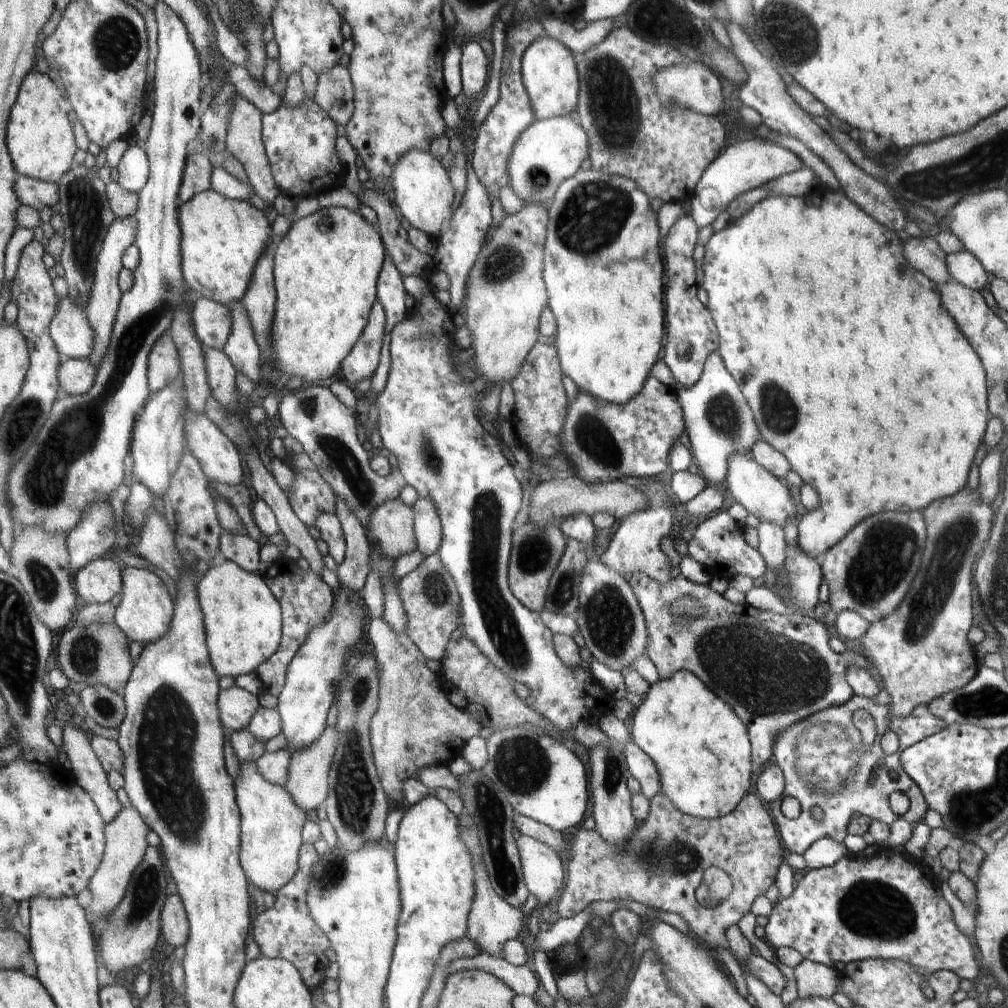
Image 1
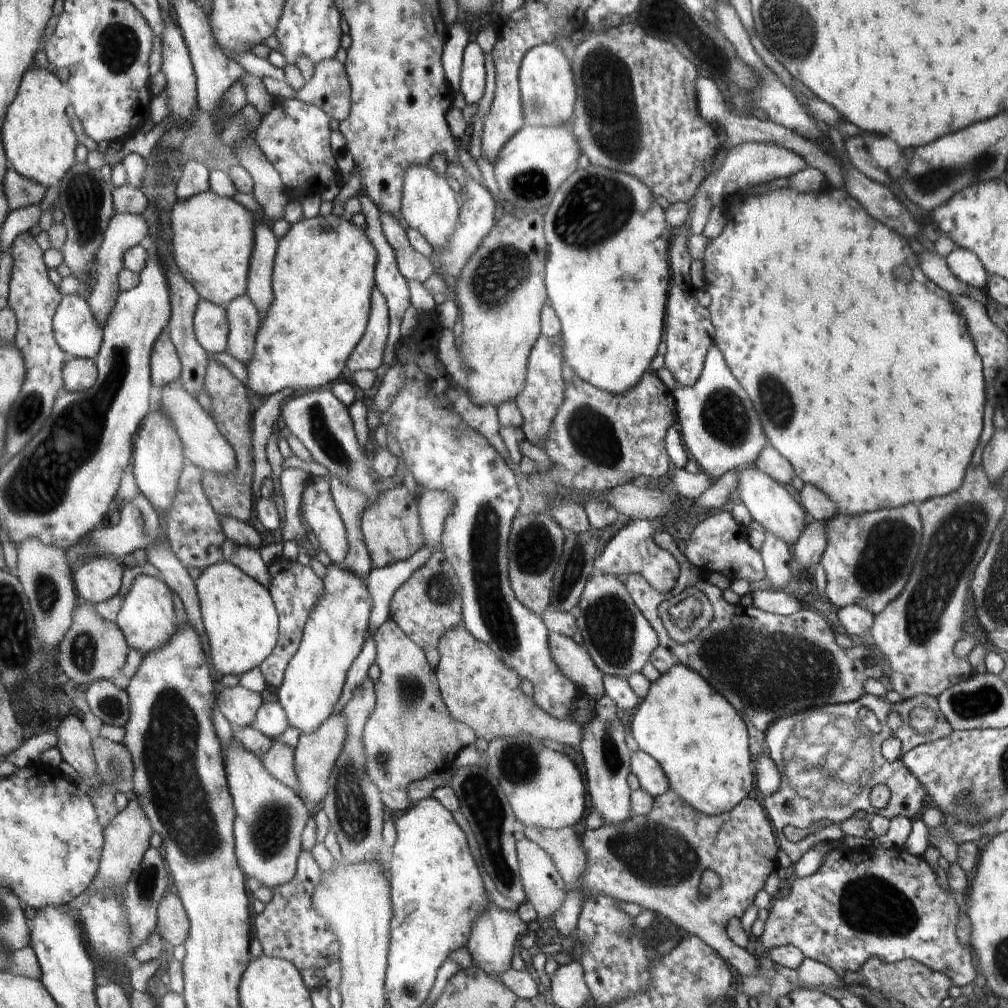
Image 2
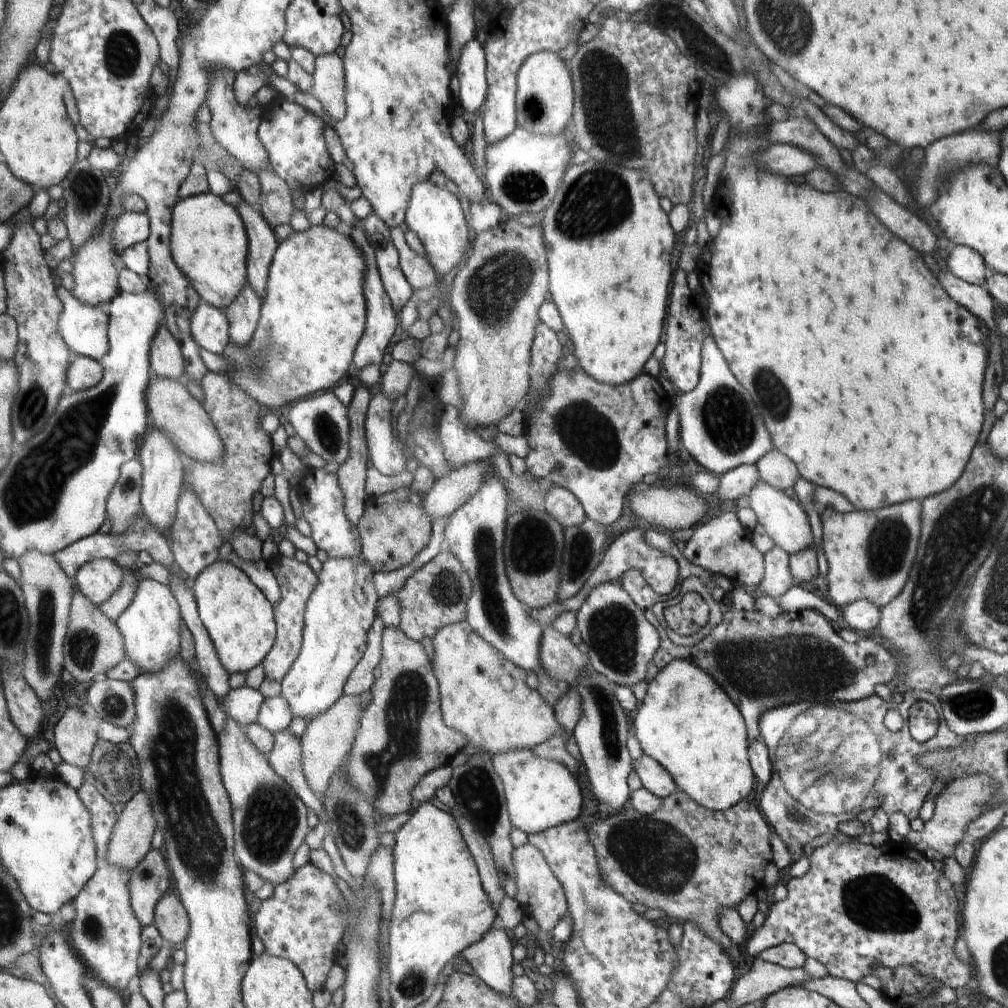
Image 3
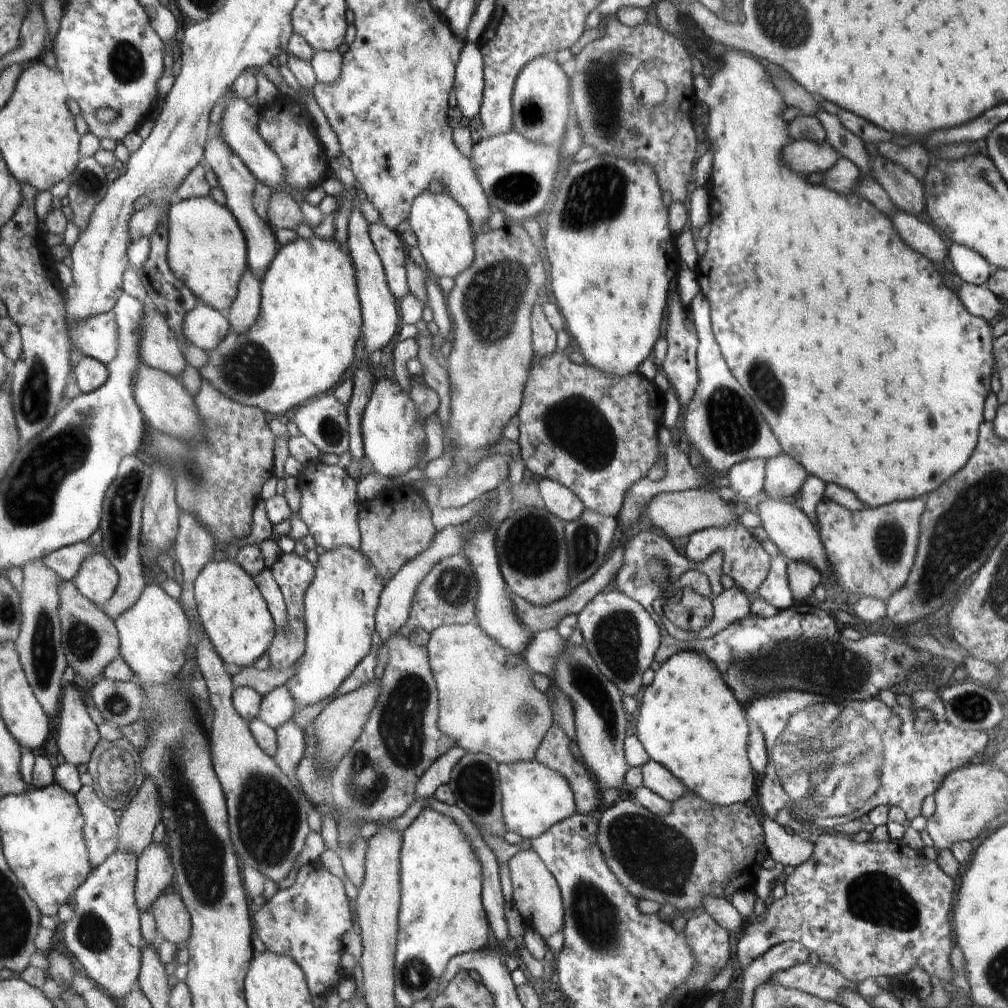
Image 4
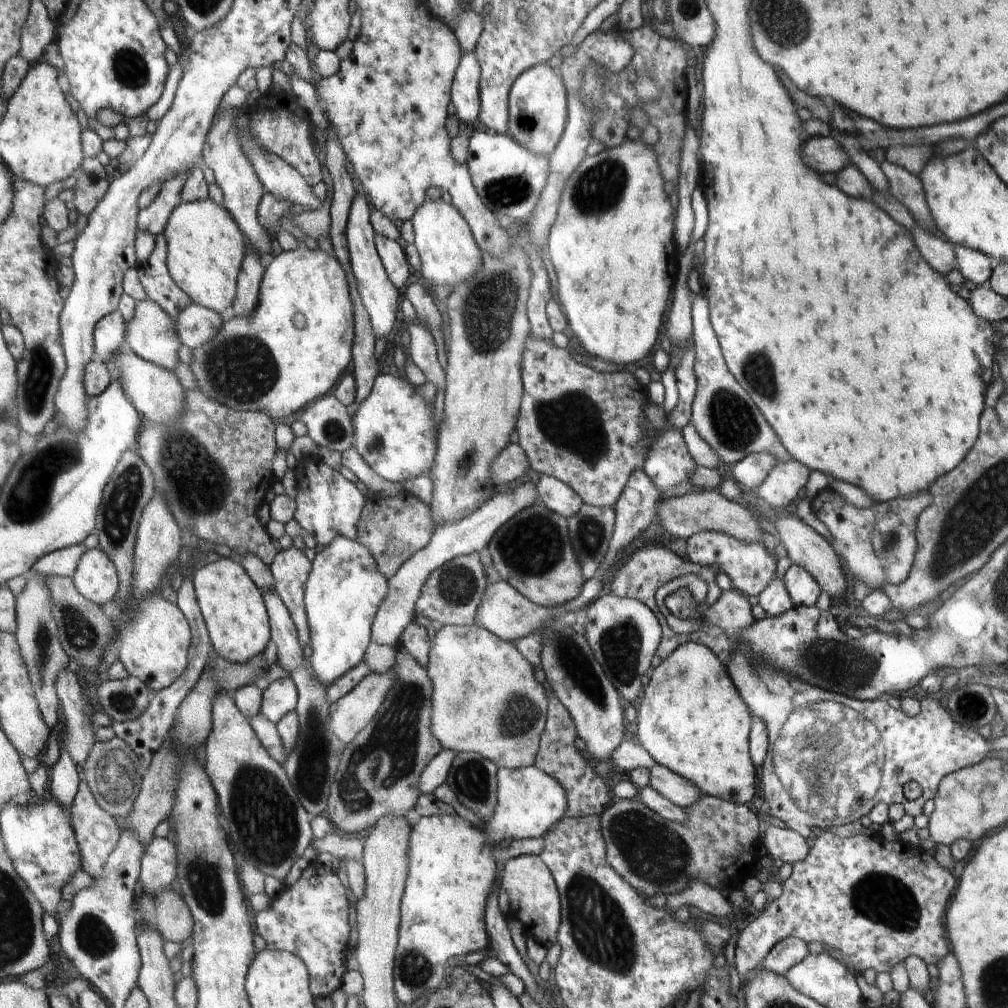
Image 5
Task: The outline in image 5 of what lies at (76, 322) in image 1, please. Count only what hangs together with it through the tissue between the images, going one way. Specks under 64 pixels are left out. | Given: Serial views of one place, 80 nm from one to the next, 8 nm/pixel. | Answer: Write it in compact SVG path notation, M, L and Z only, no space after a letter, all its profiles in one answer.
M119 309L107 314L99 324L95 326L95 358L104 363L109 361L113 352L125 340L127 320Z

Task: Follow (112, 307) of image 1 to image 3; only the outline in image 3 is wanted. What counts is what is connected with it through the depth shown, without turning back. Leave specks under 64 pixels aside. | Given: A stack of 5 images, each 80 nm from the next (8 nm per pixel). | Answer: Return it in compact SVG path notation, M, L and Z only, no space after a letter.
M126 211L116 219L113 226L113 239L117 254L129 246L144 243L149 237L150 221L147 213Z

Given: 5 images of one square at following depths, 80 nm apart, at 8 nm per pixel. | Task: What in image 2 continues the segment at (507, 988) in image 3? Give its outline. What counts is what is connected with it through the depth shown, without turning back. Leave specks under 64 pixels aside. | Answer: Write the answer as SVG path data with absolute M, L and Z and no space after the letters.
M489 898L489 909L473 923L470 942L466 948L472 955L476 967L482 969L490 978L501 982L501 974L511 968L516 939L520 938L520 934L527 932L527 924L520 919L518 912L502 911Z

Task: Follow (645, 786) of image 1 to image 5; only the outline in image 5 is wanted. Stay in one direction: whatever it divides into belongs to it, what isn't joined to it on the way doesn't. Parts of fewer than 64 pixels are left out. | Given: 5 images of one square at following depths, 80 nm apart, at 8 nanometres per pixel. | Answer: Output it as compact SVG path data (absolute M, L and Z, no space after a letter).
M654 765L649 769L649 785L657 790L664 798L670 802L687 809L694 806L702 795L701 790L686 778L672 772L662 765Z

